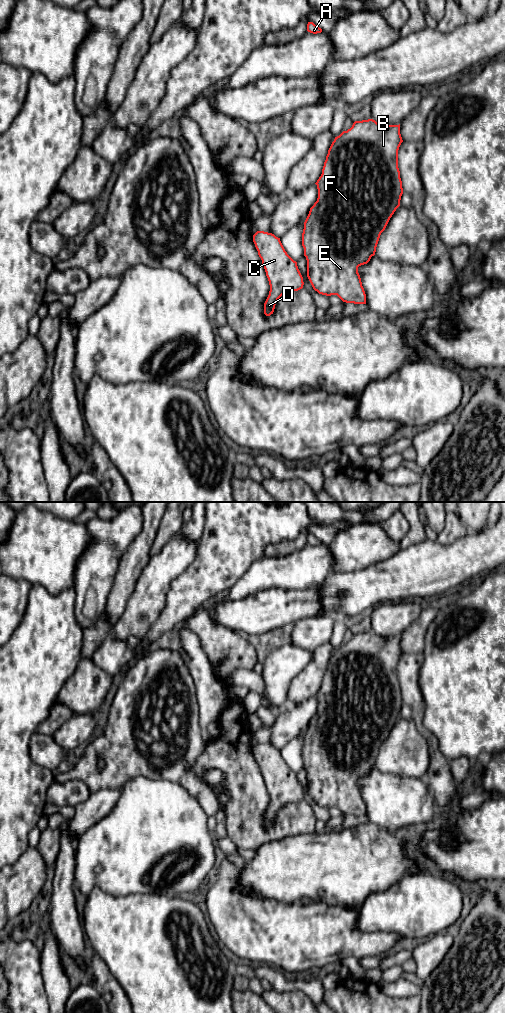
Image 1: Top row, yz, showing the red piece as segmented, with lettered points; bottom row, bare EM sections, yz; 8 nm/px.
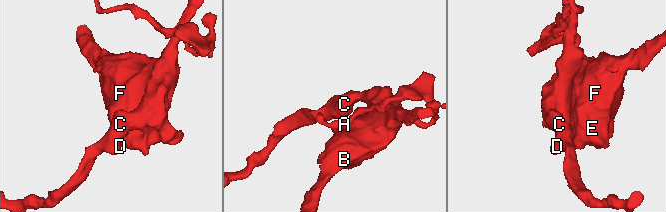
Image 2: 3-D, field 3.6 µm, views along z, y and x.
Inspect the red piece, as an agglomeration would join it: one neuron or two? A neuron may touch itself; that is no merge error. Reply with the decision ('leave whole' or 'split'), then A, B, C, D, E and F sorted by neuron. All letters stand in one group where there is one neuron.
leave whole; A B C D E F

